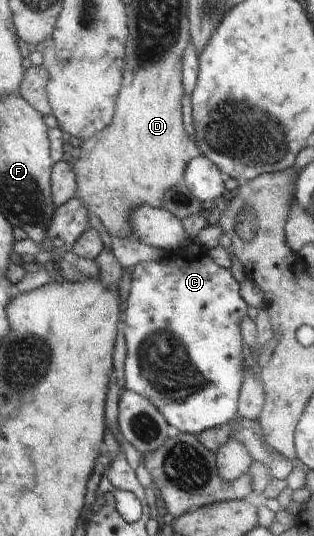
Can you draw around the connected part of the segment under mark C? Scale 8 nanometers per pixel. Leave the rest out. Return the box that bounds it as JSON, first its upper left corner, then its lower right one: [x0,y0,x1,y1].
[123,247,253,435]

